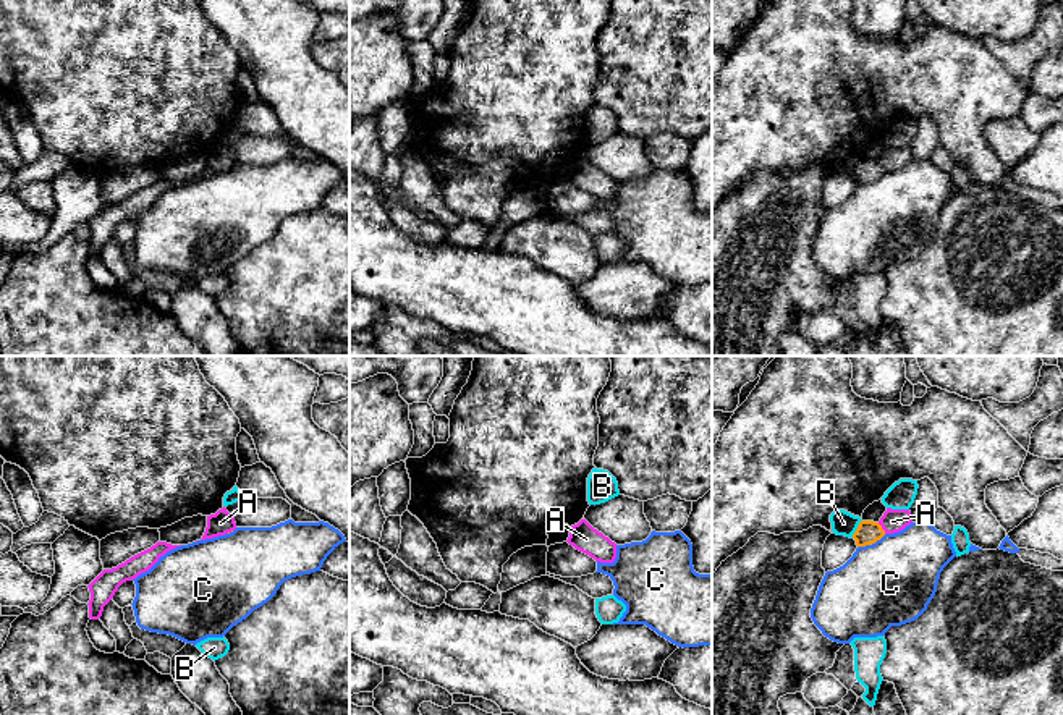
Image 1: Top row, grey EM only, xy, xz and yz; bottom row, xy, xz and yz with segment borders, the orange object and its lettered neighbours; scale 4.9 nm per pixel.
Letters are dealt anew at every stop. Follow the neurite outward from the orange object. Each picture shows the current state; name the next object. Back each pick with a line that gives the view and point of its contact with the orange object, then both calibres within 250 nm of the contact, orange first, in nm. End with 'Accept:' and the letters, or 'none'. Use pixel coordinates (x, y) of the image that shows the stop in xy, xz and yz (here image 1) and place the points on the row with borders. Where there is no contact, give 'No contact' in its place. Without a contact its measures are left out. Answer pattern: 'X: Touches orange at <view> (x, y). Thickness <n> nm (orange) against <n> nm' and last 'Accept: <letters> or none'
Accept: none

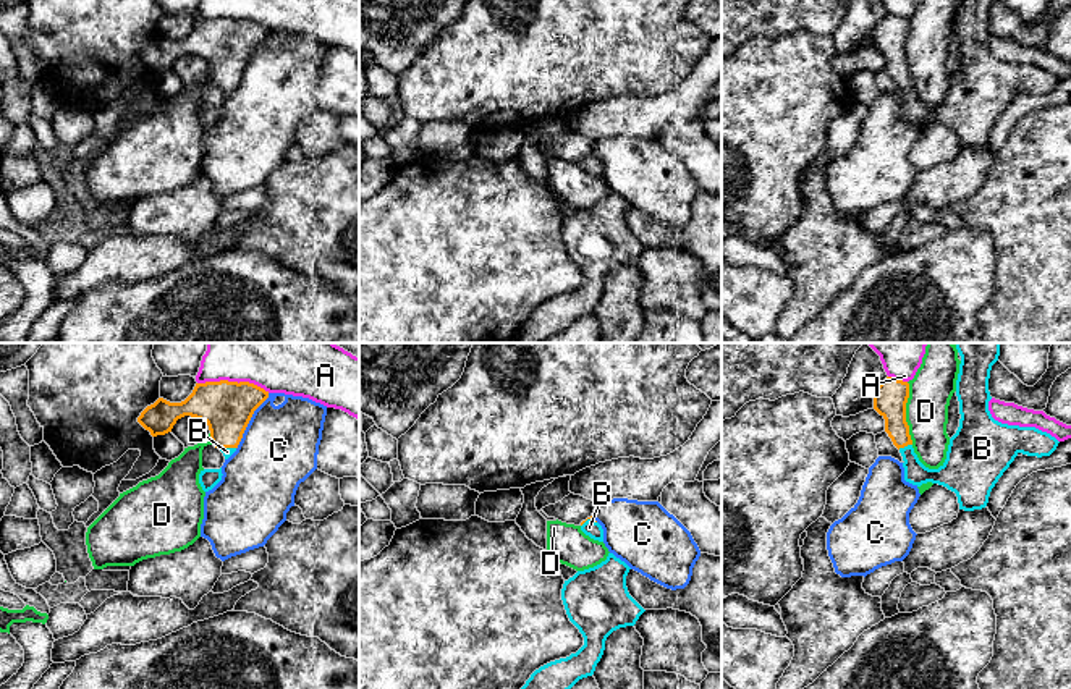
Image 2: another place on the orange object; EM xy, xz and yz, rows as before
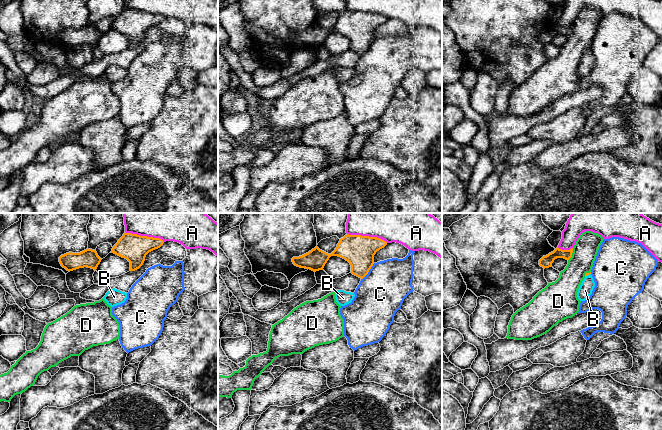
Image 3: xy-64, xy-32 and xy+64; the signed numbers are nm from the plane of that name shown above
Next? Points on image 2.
B: Touches orange at yz (905, 445). Thickness 170 nm (orange) against 110 nm
Accept: B

